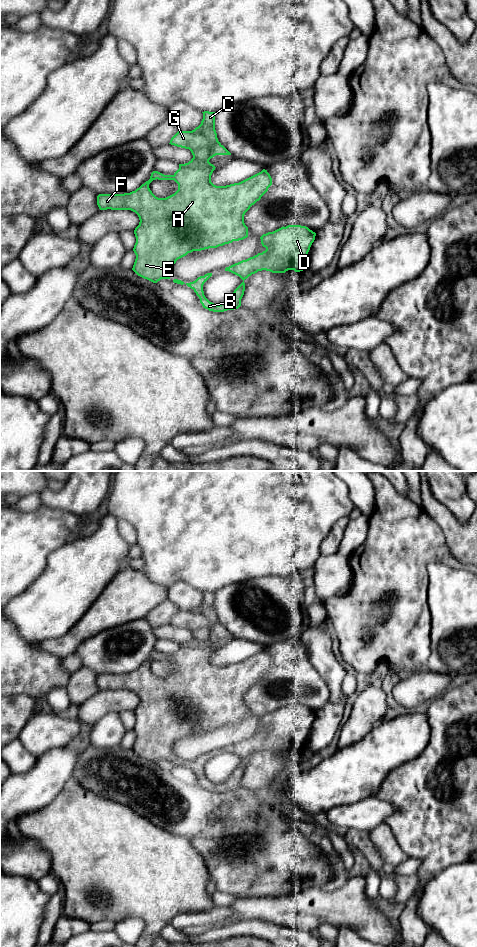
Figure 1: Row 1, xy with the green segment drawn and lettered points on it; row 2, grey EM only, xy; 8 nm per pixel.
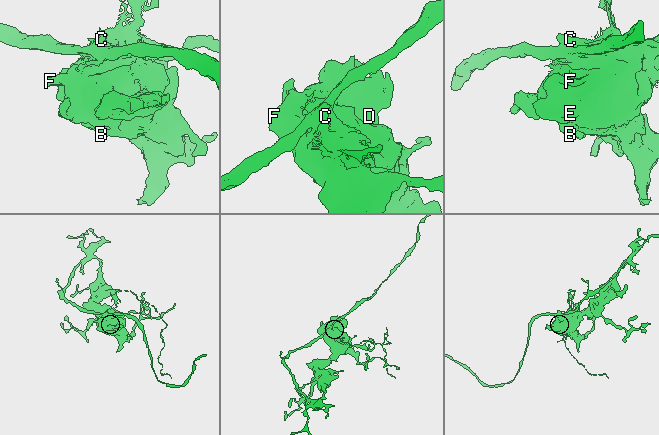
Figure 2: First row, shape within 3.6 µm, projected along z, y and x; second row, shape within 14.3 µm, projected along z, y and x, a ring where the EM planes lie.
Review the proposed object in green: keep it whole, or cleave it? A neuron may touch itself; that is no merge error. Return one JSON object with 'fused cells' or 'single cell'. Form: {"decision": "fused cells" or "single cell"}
{"decision": "fused cells"}

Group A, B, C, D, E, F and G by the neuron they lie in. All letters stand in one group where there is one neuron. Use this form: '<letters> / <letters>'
A B C D E F / G

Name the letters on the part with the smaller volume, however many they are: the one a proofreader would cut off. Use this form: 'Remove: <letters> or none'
Remove: G

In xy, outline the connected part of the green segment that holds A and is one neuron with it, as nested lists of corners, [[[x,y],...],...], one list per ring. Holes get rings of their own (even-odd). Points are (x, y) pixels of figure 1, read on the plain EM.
[[[204,591],[201,604],[193,611],[202,614],[214,628],[201,627],[190,630],[193,638],[173,655],[164,655],[158,651],[151,653],[150,659],[135,671],[124,674],[99,674],[97,685],[100,690],[131,690],[139,697],[139,705],[134,714],[136,723],[133,731],[136,739],[132,750],[140,757],[153,763],[161,759],[170,759],[176,741],[193,731],[217,728],[233,721],[248,717],[248,707],[244,695],[272,665],[272,658],[267,650],[239,662],[226,666],[216,666],[211,662],[215,646],[209,642],[216,635],[231,635],[218,621],[215,610],[215,593]],[[153,660],[174,660],[178,670],[166,677],[156,677],[149,668]]]

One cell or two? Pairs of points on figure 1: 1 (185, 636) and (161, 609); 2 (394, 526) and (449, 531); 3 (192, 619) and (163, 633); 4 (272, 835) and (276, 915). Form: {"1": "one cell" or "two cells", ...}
{"1": "one cell", "2": "two cells", "3": "one cell", "4": "two cells"}

